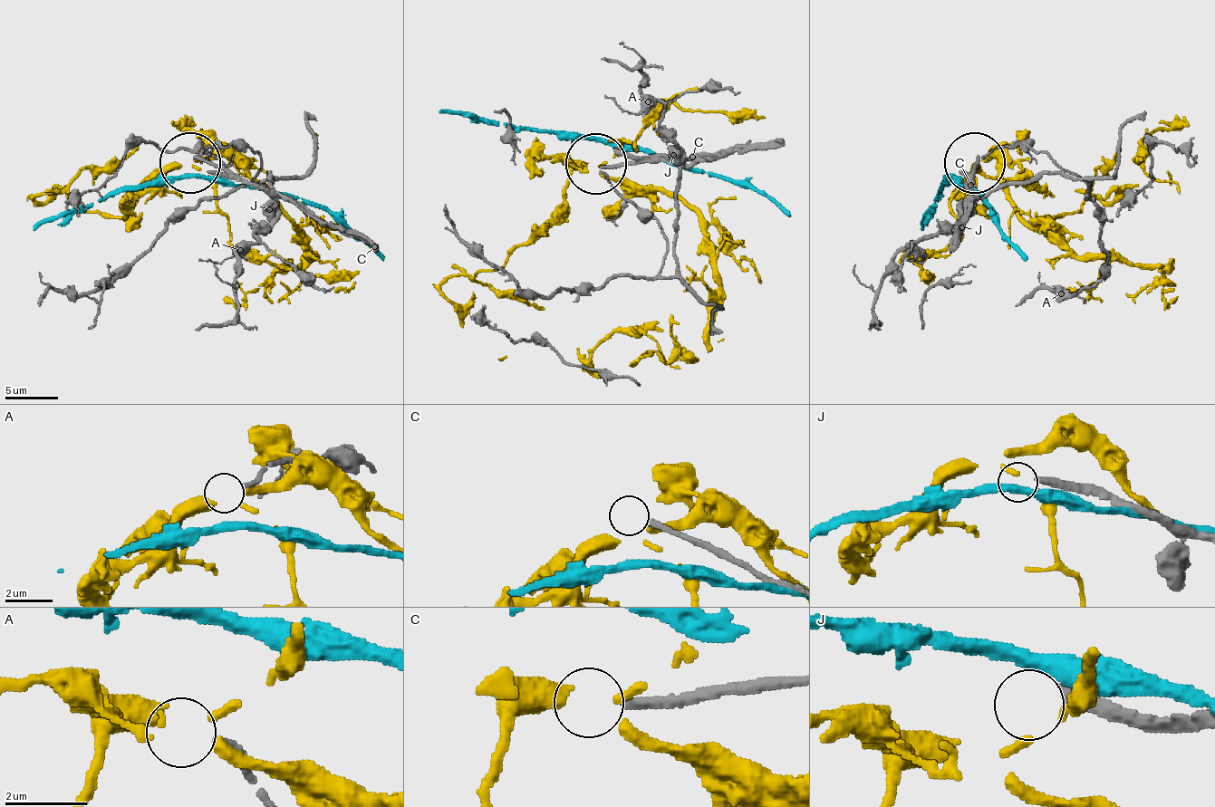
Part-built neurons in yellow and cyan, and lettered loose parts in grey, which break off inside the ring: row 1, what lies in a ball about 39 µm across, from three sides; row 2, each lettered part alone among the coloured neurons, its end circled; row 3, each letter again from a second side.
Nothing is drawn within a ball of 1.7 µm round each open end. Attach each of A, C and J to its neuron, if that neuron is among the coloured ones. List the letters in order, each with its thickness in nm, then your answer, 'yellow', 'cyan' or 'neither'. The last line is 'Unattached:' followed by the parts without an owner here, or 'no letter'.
A: 200 nm | neither
C: 240 nm | neither
J: 360 nm | neither
Unattached: A, C, J

